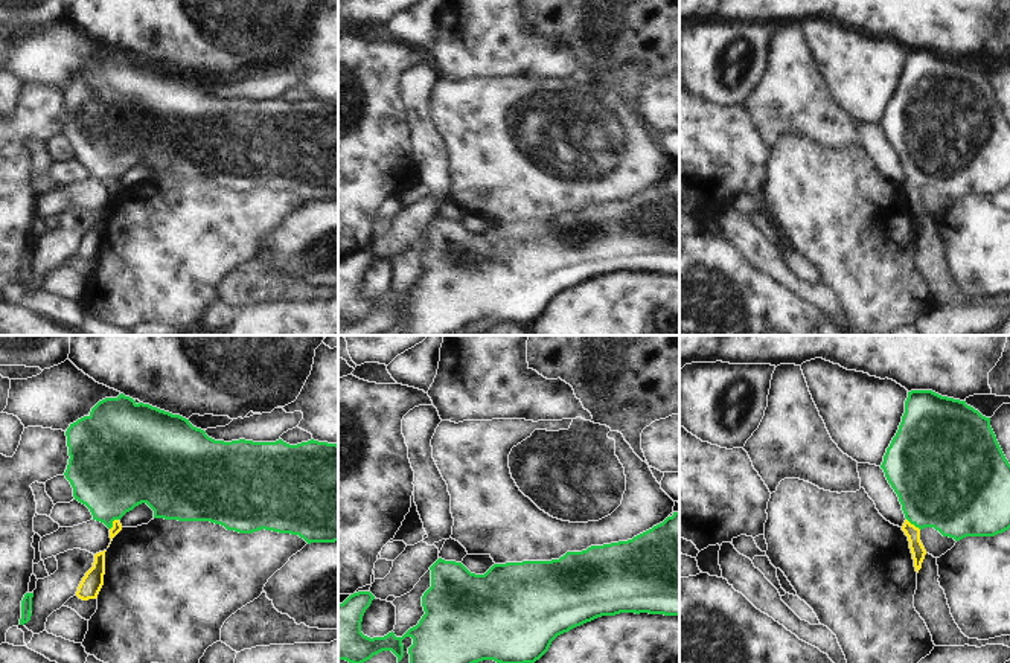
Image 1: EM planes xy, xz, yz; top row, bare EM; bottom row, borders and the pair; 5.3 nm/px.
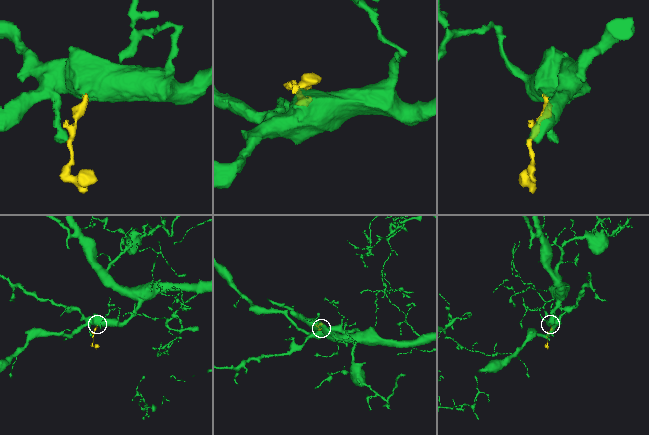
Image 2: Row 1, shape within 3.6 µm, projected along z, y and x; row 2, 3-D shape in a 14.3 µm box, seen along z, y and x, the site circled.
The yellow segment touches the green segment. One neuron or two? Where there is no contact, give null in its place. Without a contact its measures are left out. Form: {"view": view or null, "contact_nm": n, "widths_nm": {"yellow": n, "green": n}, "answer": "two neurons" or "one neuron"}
{"view": "yz", "contact_nm": 100, "widths_nm": {"yellow": 70, "green": 460}, "answer": "one neuron"}

